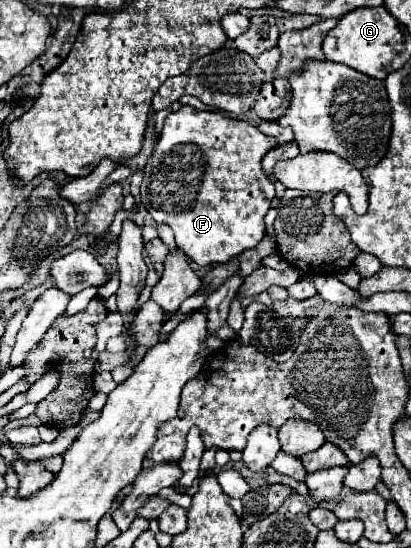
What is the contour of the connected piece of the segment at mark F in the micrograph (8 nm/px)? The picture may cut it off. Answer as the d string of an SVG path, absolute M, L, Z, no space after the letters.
M180 107L164 121L158 145L144 167L140 187L142 203L156 223L166 223L174 231L176 247L200 267L226 263L246 249L256 247L264 237L264 215L274 199L274 185L264 175L260 161L266 151L274 149L278 141L258 131L258 127L226 117L218 111L198 111L194 107Z

